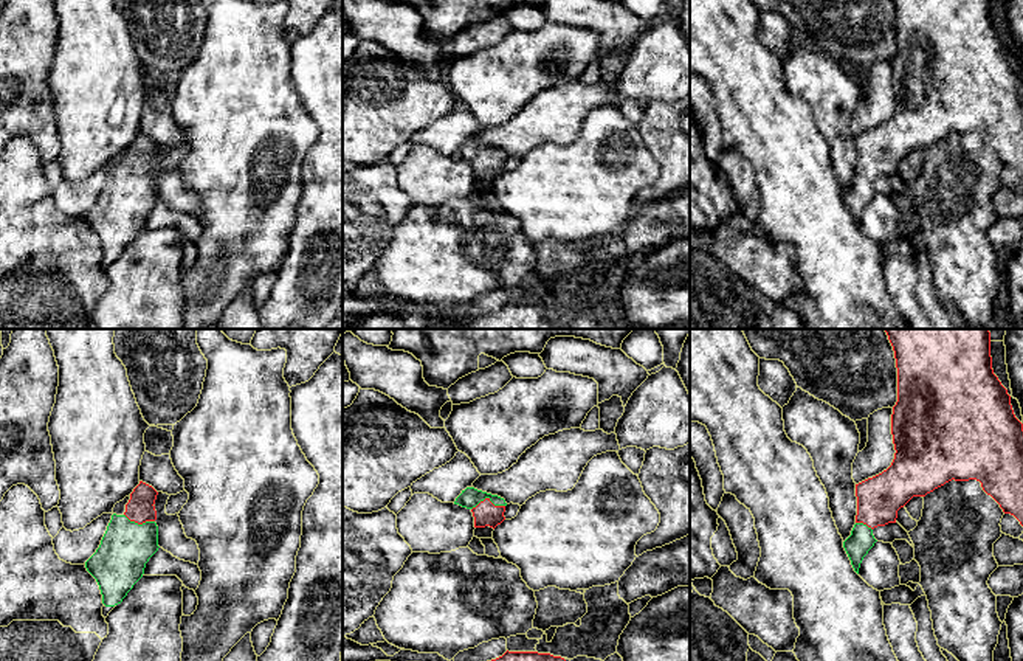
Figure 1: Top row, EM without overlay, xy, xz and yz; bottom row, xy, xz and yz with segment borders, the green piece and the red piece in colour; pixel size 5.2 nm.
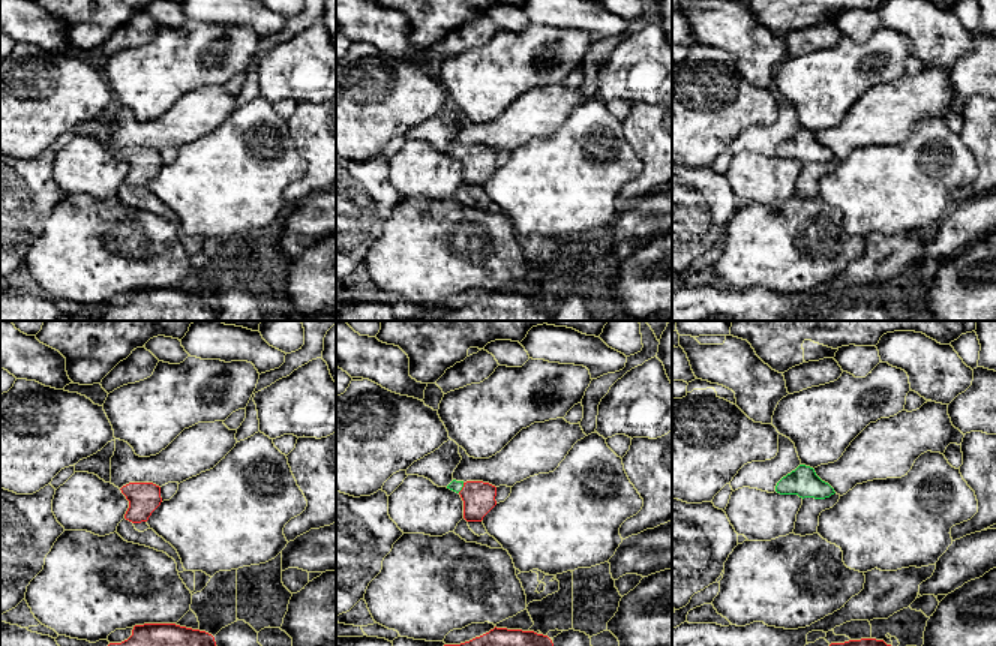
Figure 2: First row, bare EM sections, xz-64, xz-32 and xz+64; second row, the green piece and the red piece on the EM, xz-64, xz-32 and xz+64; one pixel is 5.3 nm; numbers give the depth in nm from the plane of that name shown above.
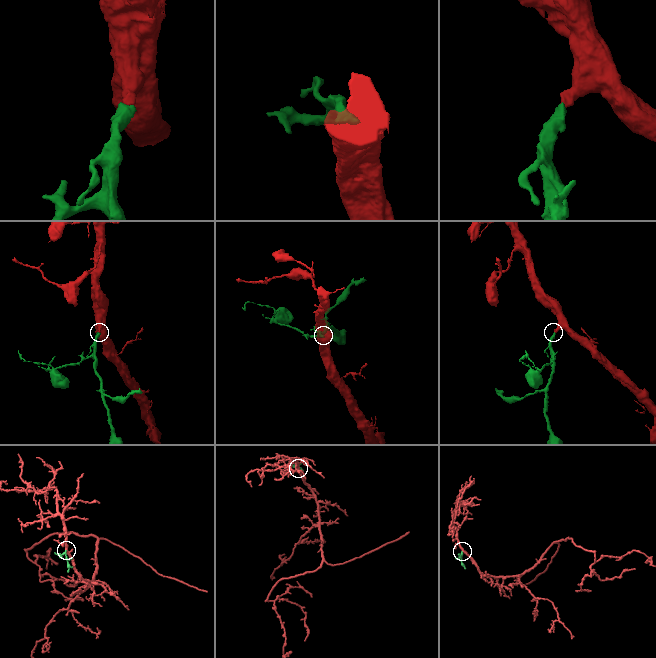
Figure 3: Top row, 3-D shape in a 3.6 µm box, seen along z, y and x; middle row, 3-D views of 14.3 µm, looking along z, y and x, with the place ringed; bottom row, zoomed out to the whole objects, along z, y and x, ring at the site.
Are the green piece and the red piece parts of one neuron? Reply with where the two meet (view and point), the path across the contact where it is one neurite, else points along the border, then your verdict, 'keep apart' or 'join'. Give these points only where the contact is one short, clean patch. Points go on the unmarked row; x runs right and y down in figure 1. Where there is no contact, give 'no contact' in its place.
contact xz (487, 149); way xz (470, 149), (487, 149), (485, 166); join

